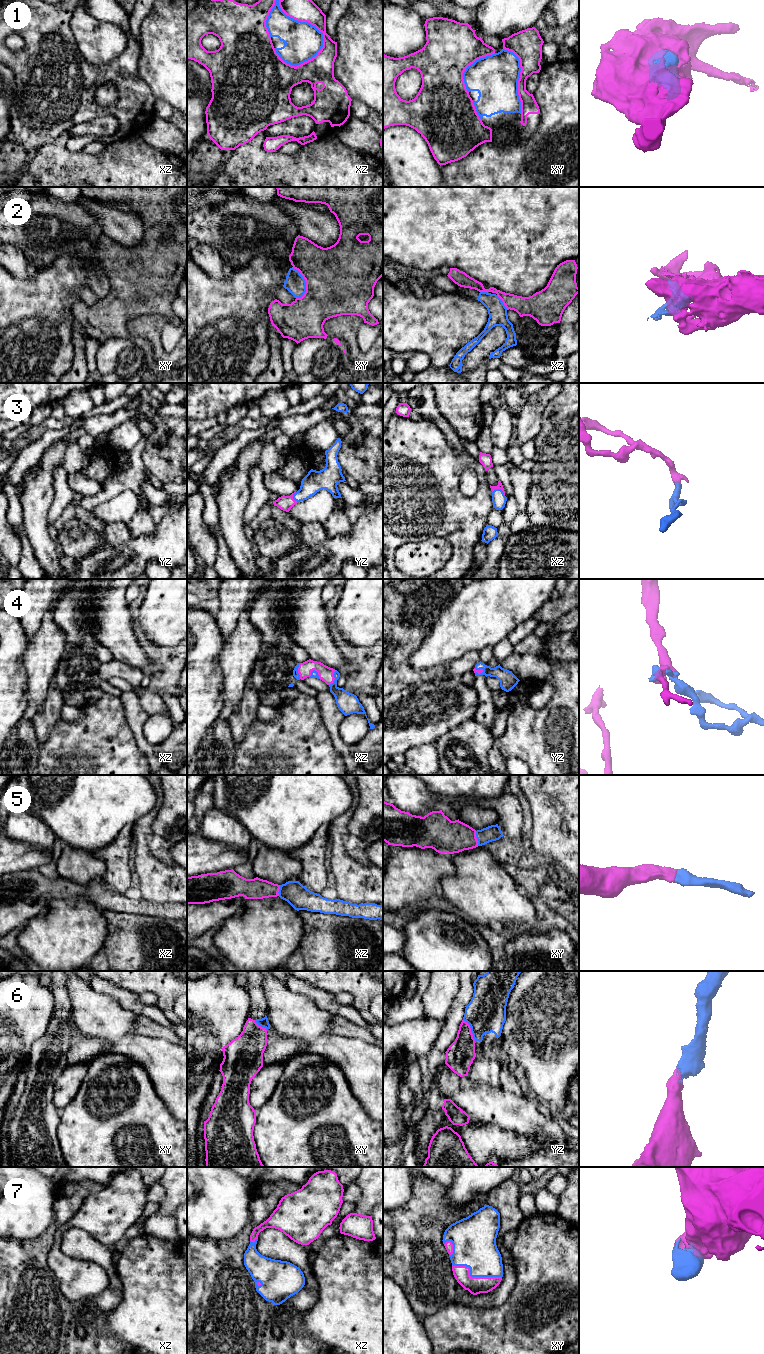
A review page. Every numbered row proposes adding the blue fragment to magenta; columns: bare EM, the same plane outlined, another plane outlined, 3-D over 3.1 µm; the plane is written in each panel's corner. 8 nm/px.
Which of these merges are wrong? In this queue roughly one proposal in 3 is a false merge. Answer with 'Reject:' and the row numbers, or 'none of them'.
Reject: 1, 2

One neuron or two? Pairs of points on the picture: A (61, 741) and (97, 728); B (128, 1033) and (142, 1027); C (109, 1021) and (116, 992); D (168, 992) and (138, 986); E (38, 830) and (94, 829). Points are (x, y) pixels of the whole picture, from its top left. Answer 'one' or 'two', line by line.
A: one
B: two
C: two
D: one
E: two

